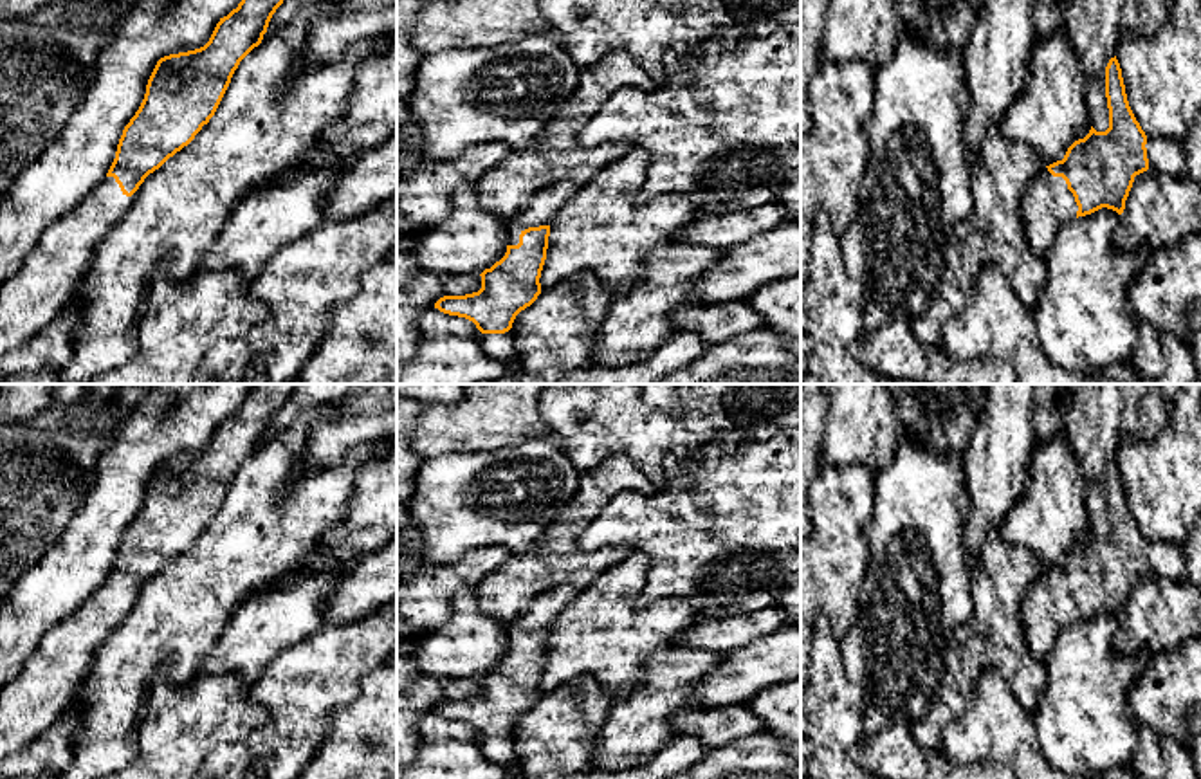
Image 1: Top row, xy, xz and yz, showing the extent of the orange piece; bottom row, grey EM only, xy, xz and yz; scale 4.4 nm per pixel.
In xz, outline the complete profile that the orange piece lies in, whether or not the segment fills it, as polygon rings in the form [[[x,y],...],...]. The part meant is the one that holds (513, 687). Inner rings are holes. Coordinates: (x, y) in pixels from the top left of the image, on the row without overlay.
[[[563,584],[532,599],[518,619],[503,624],[507,656],[480,678],[481,692],[465,700],[444,700],[435,707],[444,718],[472,725],[481,736],[483,756],[507,772],[518,766],[512,727],[541,698],[550,626],[577,593],[577,588]]]

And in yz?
[[[1116,460],[1105,471],[1105,501],[1109,532],[1096,536],[1091,530],[1062,564],[1041,570],[1039,579],[1026,588],[1024,638],[1041,662],[1062,628],[1102,611],[1122,619],[1136,579],[1152,573],[1165,581],[1188,581],[1183,550],[1147,541],[1136,525]]]

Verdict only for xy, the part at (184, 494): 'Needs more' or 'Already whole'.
Needs more

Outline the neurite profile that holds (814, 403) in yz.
[[[801,384],[801,539],[811,534],[810,487],[821,465],[826,406],[822,384]]]

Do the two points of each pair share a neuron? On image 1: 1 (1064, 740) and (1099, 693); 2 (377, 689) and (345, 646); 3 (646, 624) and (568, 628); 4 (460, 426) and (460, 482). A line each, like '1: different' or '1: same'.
1: same
2: different
3: same
4: different

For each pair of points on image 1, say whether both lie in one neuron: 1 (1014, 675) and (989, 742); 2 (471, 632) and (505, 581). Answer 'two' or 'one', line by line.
1: two
2: two

